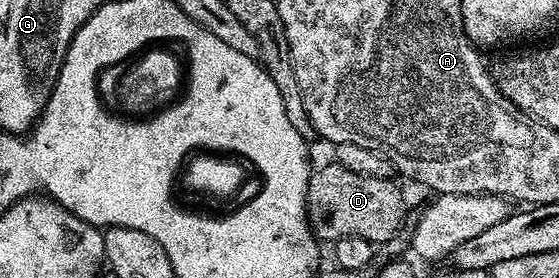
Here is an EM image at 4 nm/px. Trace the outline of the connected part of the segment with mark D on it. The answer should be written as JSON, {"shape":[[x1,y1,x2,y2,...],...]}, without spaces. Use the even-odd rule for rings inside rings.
{"shape":[[329,162,323,168,315,167,310,174,306,191,306,219,310,221,310,231,319,241,333,242,340,238,359,236,371,242,390,239,402,224,402,192,393,184,393,179,376,178,364,174,352,174,336,162]]}

